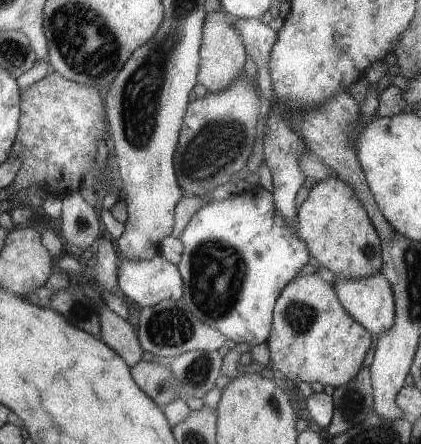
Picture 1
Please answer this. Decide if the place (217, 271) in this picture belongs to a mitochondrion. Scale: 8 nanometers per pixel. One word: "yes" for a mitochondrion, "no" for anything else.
yes

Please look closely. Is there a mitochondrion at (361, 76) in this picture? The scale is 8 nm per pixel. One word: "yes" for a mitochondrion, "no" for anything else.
no

